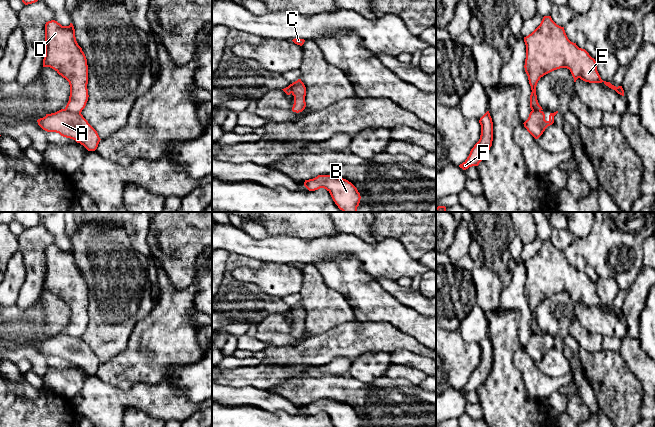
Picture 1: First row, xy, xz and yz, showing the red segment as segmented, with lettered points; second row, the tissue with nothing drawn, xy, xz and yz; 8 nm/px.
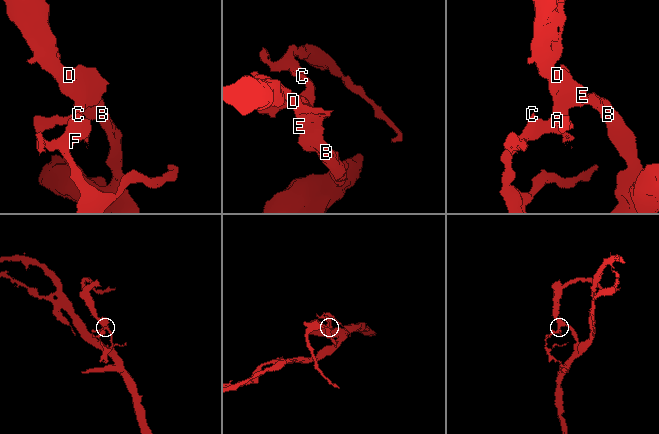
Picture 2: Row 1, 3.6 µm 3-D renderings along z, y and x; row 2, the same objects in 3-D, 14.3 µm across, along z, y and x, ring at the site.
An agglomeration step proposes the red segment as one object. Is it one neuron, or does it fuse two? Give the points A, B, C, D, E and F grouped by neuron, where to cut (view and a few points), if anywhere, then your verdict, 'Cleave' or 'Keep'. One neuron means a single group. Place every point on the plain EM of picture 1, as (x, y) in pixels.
Groups: A C F / B D E. Split along xy (65, 332), (71, 336), (80, 337). Cleave

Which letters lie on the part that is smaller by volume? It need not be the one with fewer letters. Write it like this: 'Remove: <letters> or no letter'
Remove: A, C, F

